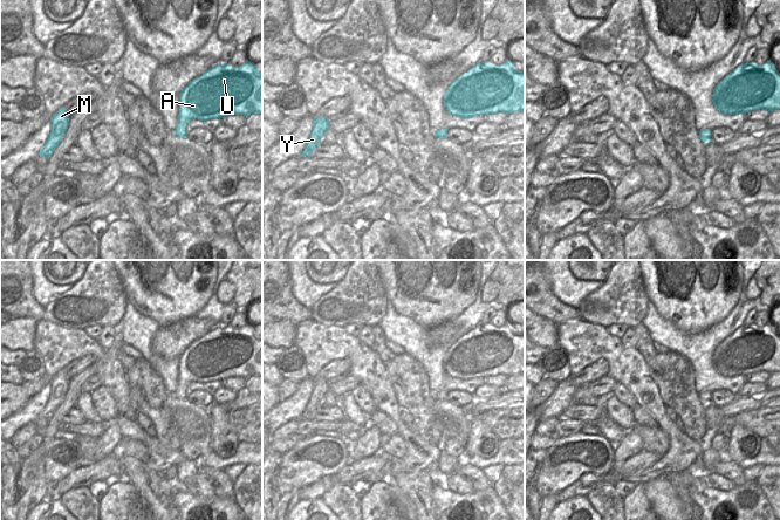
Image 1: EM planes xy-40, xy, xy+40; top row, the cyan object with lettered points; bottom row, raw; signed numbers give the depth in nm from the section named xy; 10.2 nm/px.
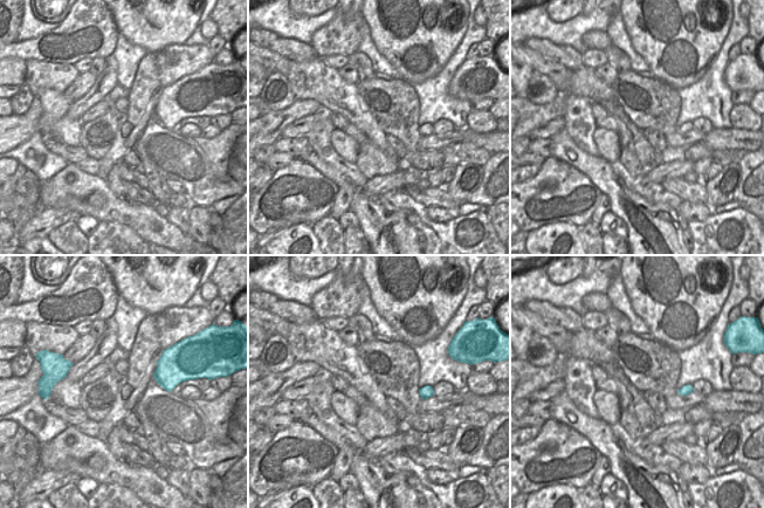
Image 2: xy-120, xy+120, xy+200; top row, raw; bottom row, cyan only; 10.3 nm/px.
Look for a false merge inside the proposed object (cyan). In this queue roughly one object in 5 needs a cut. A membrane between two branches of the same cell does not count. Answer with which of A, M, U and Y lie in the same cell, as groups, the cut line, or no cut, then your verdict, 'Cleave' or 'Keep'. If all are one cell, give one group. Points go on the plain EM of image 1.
Groups: A M U Y. No split. Keep

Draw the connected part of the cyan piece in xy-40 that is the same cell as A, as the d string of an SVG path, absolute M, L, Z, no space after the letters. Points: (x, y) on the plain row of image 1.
M248 322L239 329L218 324L180 354L179 377L173 395L178 399L186 399L186 388L192 382L207 383L230 377L251 376L262 376L262 334Z

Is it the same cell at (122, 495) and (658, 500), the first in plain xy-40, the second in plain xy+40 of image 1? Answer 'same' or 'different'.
different

